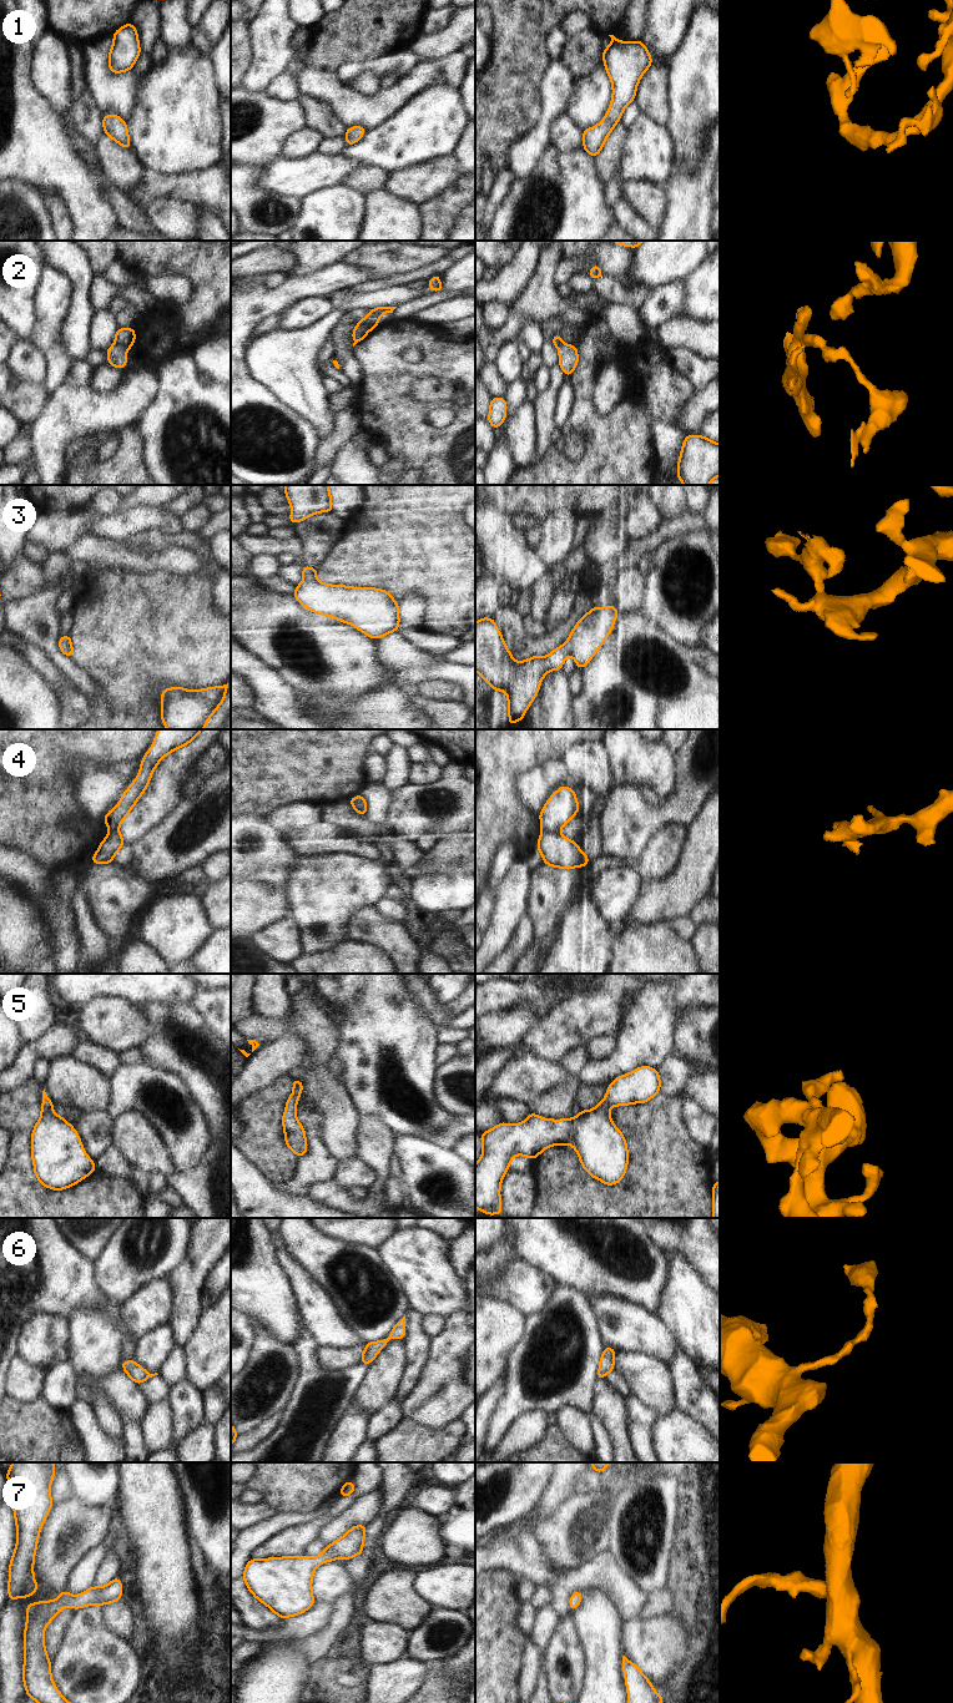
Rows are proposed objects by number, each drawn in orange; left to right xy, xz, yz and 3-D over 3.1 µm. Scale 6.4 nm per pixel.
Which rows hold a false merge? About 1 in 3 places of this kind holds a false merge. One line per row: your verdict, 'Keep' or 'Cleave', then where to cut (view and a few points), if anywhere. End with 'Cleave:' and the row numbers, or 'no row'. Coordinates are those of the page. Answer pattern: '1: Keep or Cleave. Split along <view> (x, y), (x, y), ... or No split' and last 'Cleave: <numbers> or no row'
1: Keep. No split
2: Cleave. Split along xy (114, 343), (127, 348)
3: Keep. No split
4: Cleave. Split along yz (541, 830), (558, 832)
5: Keep. No split
6: Keep. No split
7: Keep. No split
Cleave: 2, 4

